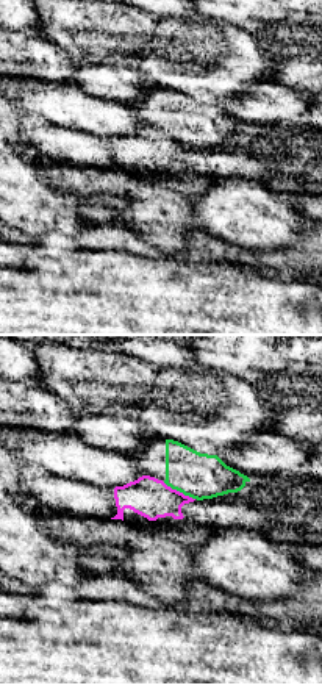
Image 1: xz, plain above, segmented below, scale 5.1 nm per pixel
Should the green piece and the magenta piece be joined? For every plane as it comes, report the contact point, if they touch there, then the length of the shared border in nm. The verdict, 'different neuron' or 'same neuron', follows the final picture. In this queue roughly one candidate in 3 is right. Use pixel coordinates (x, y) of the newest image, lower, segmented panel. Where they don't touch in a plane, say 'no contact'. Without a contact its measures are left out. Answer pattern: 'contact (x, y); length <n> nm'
contact (178, 490); length 190 nm

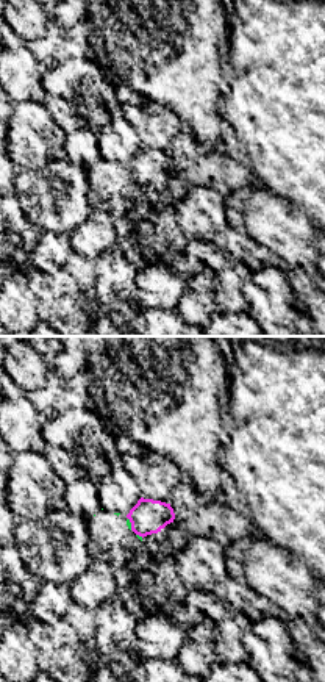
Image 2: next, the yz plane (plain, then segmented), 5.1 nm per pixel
contact (130, 524); length 70 nm

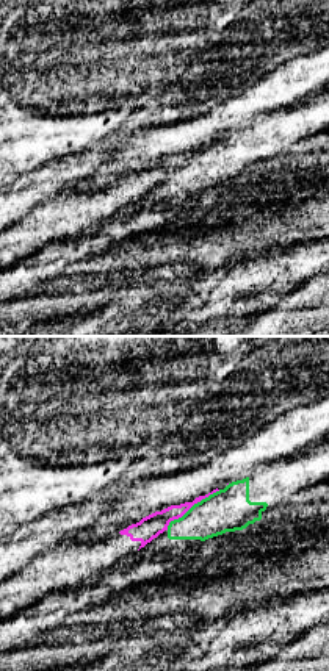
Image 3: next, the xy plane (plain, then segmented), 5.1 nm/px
contact (193, 505); length 340 nm

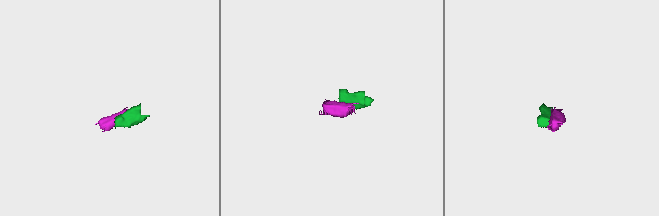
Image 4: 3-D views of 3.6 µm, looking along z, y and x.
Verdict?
different neuron

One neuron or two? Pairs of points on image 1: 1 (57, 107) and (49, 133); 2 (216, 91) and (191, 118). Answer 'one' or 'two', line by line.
1: two
2: two

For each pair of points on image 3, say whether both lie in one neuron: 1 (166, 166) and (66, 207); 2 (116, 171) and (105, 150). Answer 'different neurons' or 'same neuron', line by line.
1: same neuron
2: different neurons

